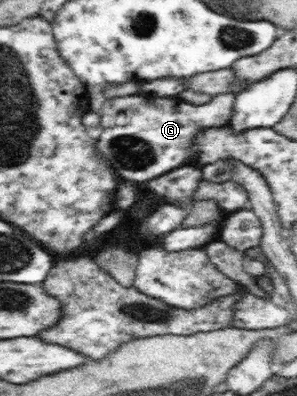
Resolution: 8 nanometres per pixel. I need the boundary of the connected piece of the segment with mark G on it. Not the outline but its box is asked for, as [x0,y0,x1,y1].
[97,93,236,184]

